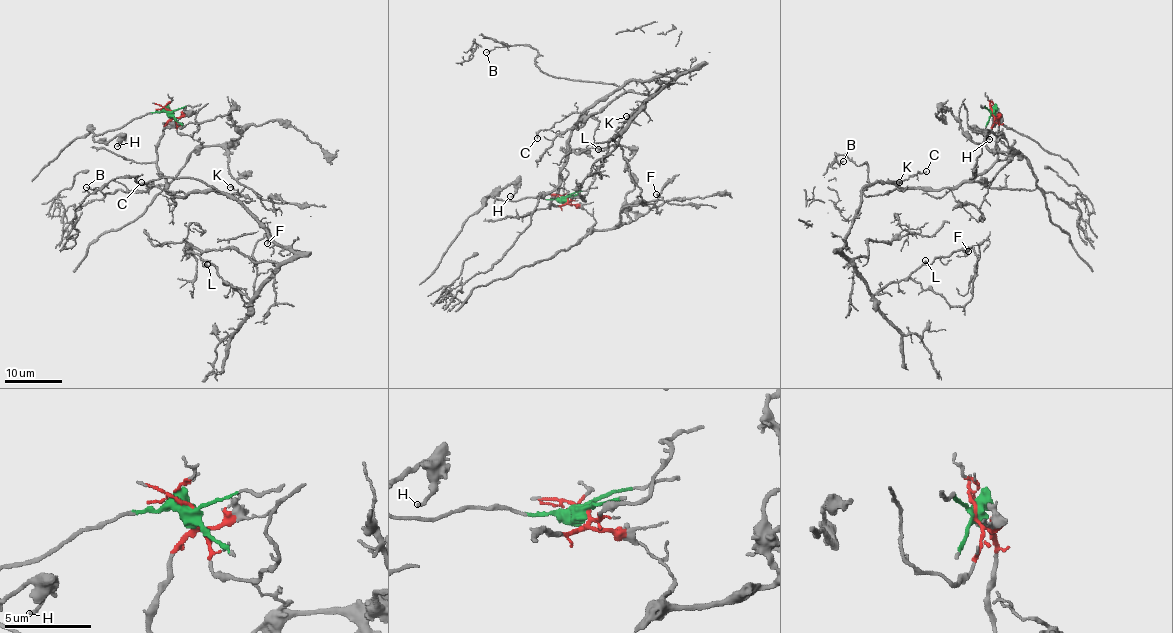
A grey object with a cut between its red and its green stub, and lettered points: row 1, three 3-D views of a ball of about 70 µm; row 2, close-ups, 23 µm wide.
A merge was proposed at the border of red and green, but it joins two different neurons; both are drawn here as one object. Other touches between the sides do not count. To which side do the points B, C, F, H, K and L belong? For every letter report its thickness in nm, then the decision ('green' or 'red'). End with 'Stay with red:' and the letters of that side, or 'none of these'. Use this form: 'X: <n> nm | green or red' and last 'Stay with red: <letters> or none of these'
B: 120 nm | red
C: 140 nm | red
F: 110 nm | red
H: 190 nm | green
K: 140 nm | red
L: 130 nm | red
Stay with red: B, C, F, K, L

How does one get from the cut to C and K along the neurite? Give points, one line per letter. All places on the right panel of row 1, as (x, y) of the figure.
C: (993, 111), (999, 133), (998, 158), (971, 179), (939, 190), (898, 186), (897, 182), (926, 171)
K: (993, 111), (999, 126), (998, 158), (981, 173), (939, 190), (878, 183), (861, 193), (902, 190), (899, 182)

